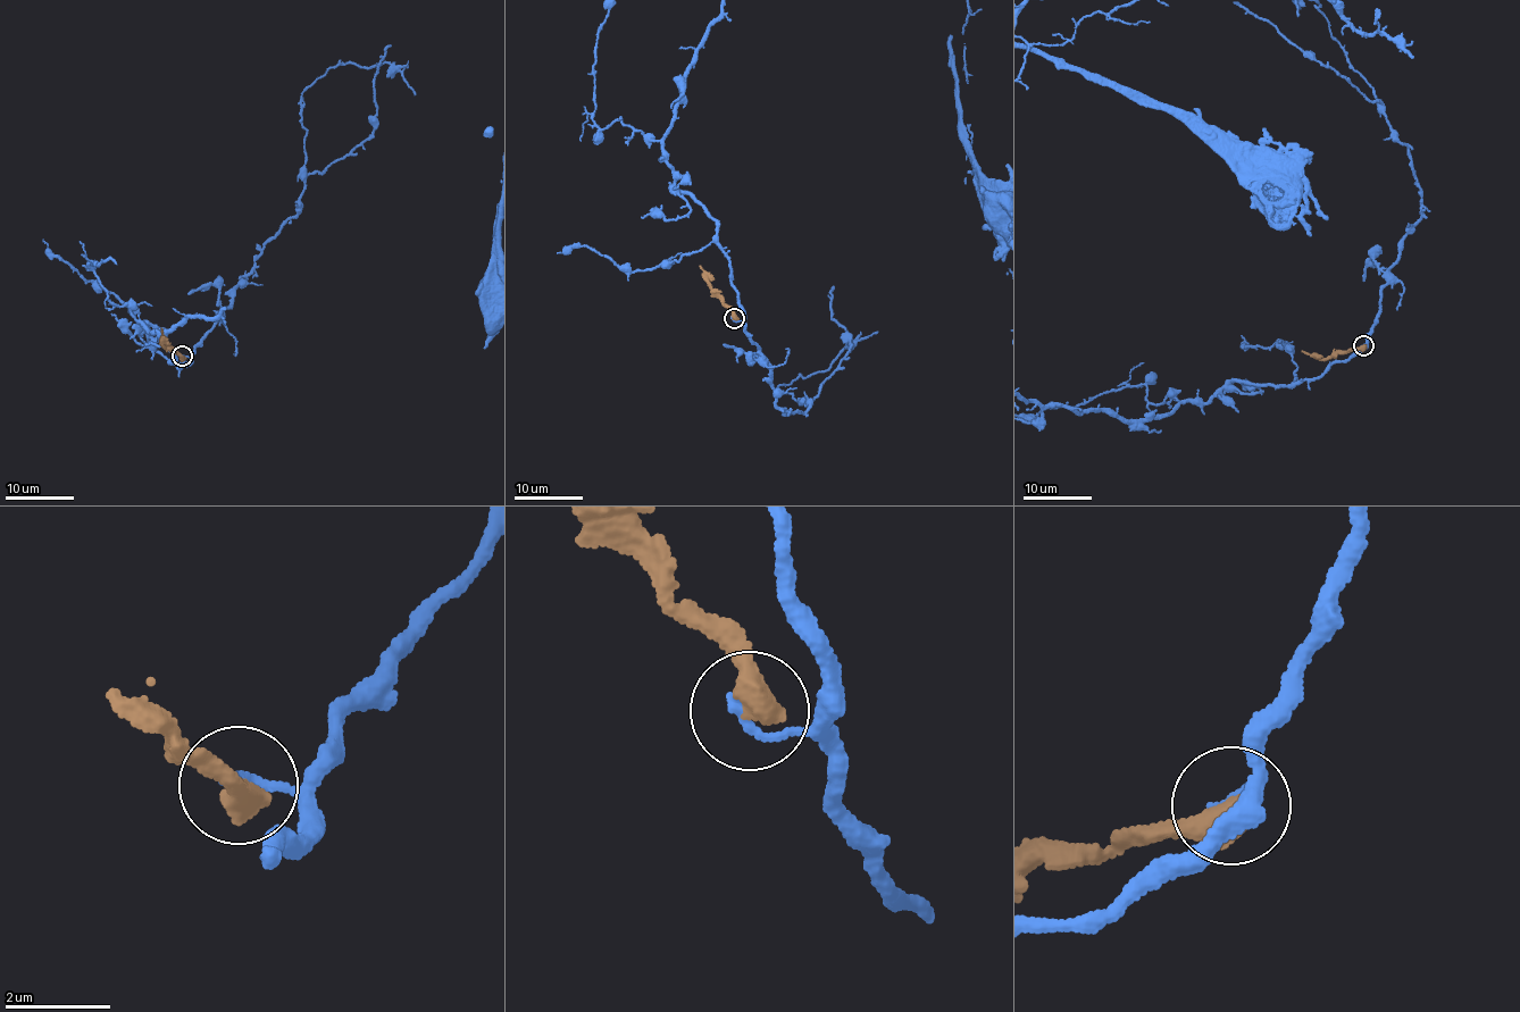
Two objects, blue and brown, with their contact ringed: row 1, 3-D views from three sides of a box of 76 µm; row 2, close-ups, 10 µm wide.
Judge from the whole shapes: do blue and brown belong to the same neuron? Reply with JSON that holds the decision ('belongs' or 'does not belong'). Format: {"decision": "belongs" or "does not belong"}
{"decision": "does not belong"}

